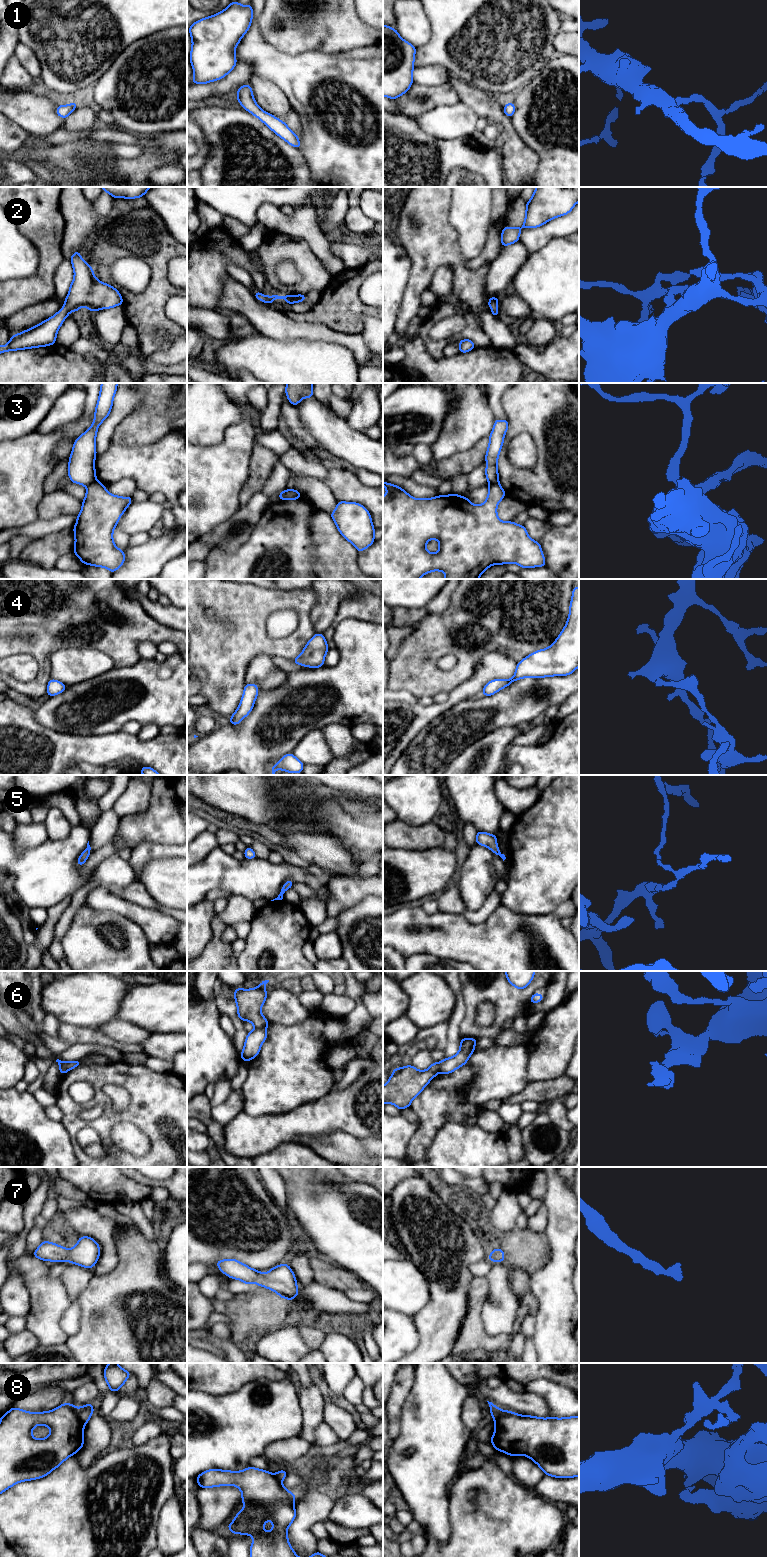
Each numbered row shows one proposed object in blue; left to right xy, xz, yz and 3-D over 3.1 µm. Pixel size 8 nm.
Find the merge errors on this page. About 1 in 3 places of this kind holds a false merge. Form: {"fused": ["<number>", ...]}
{"fused": ["3", "6", "8"]}

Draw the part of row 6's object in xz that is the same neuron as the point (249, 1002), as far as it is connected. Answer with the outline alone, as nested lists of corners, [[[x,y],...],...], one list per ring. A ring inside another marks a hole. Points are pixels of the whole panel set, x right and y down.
[[[269,980],[260,982],[260,985],[252,989],[234,989],[234,999],[237,1004],[237,1015],[242,1021],[250,1021],[255,1028],[266,1027],[268,1020],[262,1015],[261,1008],[267,998],[268,993],[265,991],[266,984]]]

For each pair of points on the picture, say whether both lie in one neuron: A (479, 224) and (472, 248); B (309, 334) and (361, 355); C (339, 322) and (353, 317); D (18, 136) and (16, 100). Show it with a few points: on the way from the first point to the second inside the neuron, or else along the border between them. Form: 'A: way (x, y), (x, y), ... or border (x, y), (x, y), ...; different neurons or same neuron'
A: way (473, 230), (472, 242); same neuron
B: way (322, 334), (349, 342); same neuron
C: way (342, 319), (350, 317); same neuron
D: border (10, 119), (31, 135); different neurons

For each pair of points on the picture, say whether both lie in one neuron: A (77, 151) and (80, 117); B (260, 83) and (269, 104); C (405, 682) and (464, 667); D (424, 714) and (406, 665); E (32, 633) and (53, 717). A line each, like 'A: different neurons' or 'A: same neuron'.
A: same neuron
B: same neuron
C: same neuron
D: different neurons
E: different neurons

